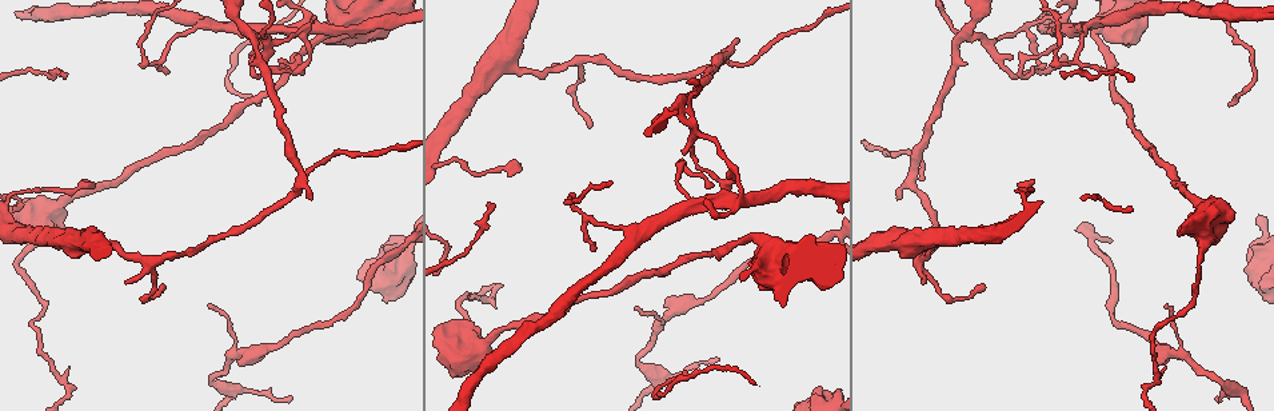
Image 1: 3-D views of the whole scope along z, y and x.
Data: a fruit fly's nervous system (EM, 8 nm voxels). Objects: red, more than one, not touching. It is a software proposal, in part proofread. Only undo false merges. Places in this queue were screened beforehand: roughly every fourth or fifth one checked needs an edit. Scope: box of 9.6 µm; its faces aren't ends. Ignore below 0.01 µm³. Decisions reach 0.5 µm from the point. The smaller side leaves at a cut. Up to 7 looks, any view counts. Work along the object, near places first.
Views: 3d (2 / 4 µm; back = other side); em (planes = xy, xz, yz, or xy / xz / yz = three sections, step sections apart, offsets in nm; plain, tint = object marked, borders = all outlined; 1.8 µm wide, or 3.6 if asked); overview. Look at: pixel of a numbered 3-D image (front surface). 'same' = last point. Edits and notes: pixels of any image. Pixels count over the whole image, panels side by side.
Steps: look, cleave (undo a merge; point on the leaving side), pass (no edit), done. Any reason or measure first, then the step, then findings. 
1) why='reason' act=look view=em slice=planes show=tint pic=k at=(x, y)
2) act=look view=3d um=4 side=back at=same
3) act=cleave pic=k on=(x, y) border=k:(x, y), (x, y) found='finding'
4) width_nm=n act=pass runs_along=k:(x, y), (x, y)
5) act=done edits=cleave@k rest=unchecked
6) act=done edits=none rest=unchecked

why='sharp bend' act=look view=em slice=planes show=plain pic=1 at=(658, 376)

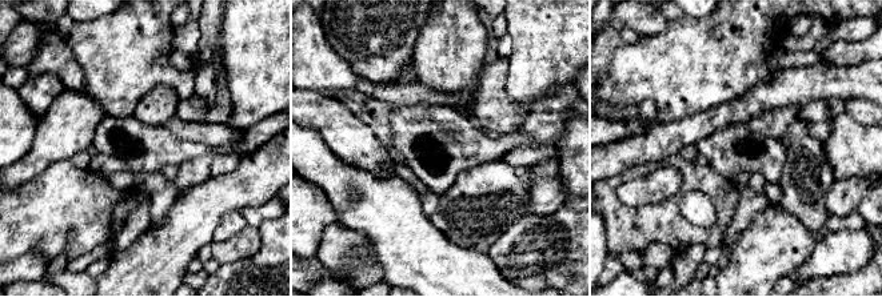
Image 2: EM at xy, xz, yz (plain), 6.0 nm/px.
act=look view=em slice=planes show=borders at=same

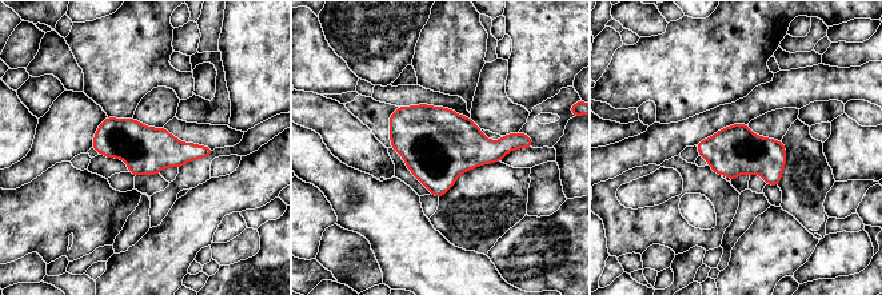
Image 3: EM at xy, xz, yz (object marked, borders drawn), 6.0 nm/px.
act=pass found='one cell here'

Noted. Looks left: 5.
why='thick turns thin' act=look view=3d um=2 pic=1 at=(273, 347)

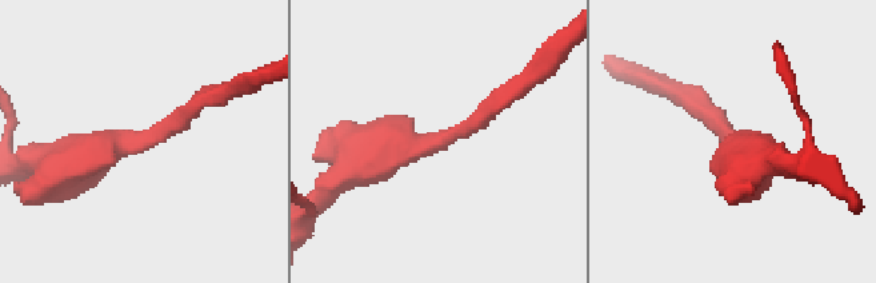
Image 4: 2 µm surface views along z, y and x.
why='shape alone is not enough' act=look view=em slice=planes show=borders pic=4 at=(737, 141)

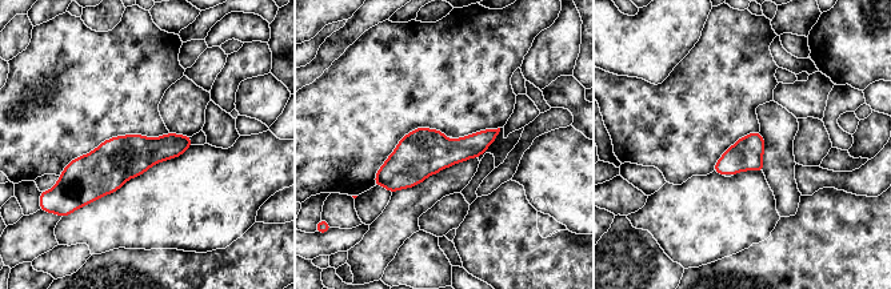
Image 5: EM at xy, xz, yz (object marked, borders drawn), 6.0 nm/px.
act=pass runs_along=5:(494, 132), (422, 152), (378, 181) found='one cell here'

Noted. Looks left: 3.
why='touches itself' act=look view=3d um=2 pic=1 at=(689, 199)

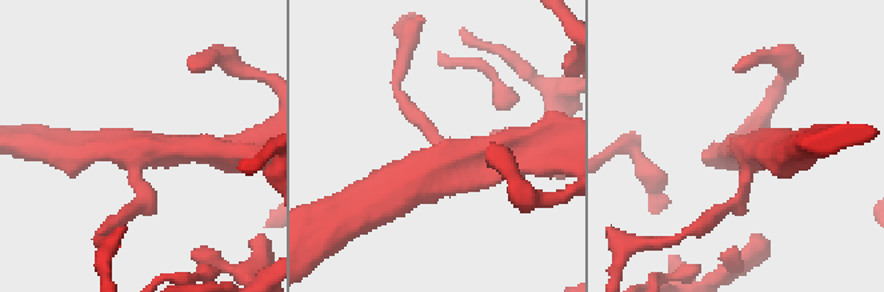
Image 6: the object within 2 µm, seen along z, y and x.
act=look view=em slice=yz step=4 show=tint pic=6 at=(745, 177)

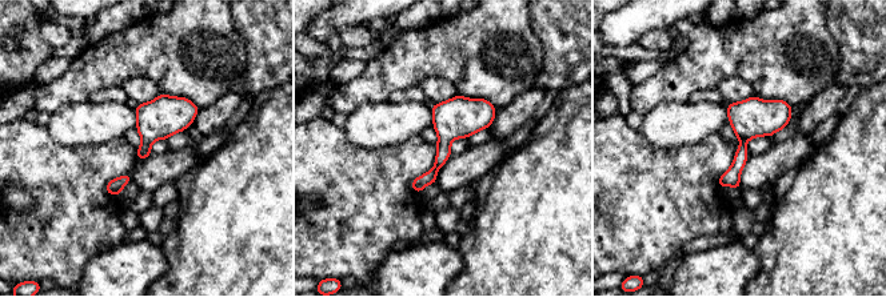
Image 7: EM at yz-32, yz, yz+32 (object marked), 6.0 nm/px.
act=look view=em slice=xy step=8 show=tint at=same

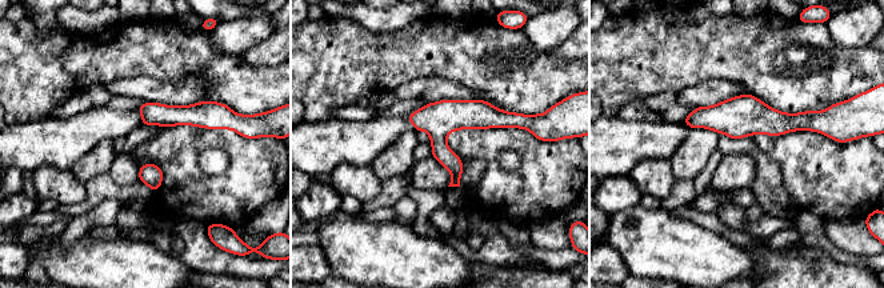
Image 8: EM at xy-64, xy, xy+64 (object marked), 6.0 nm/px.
width_nm=80 act=pass runs_along=8:(688, 119), (764, 119), (815, 124) found='one cell here'

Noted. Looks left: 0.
act=done edits=none rest=unchecked

